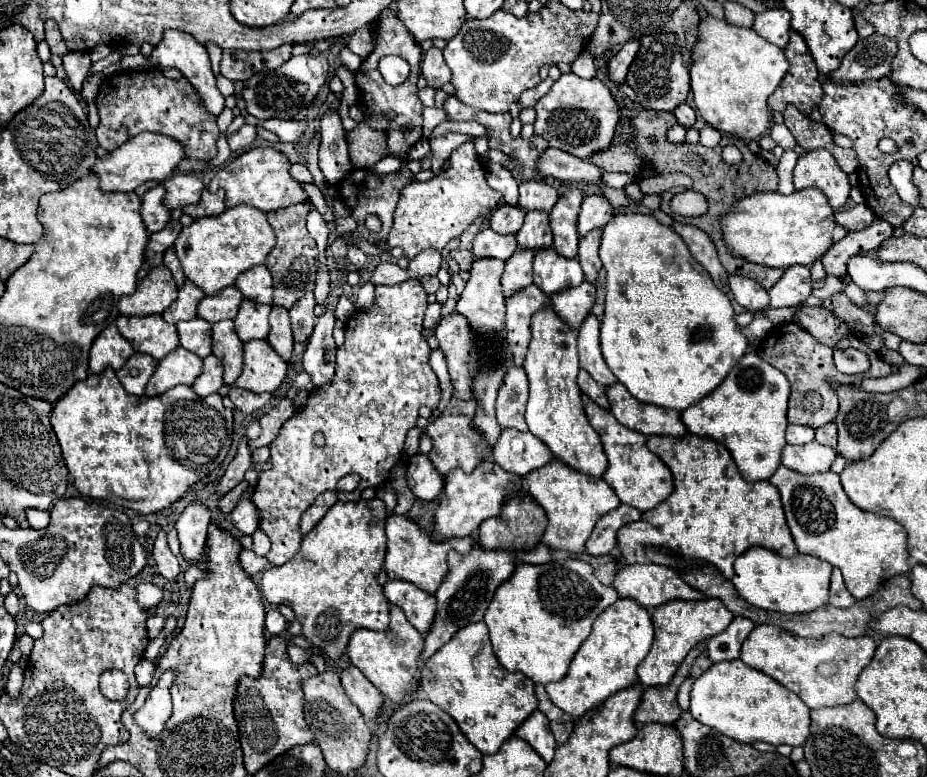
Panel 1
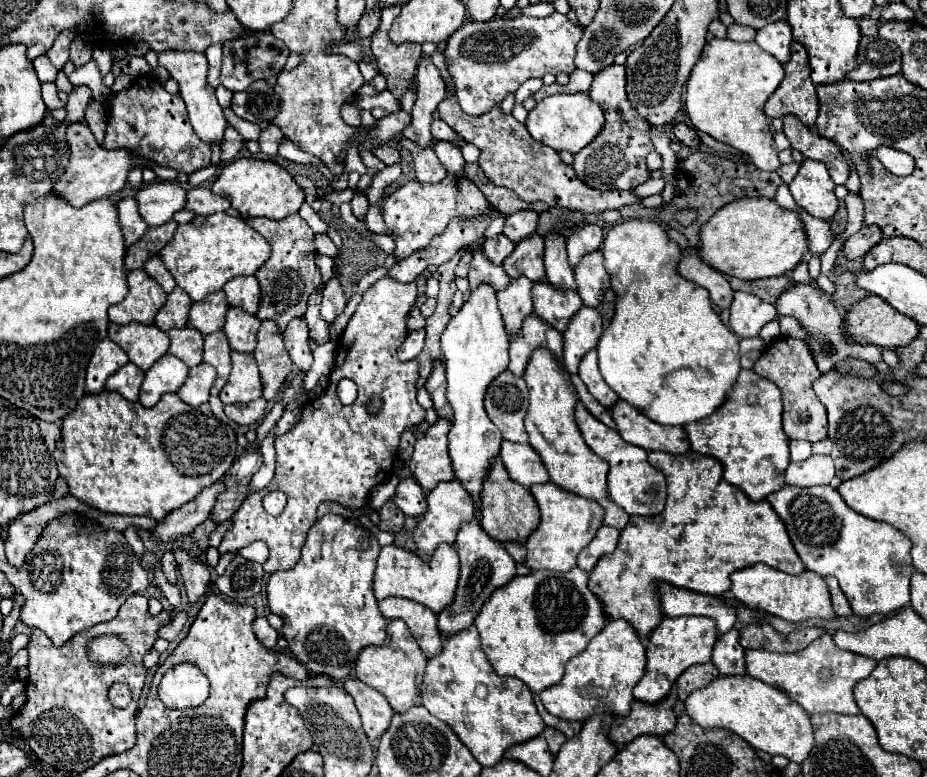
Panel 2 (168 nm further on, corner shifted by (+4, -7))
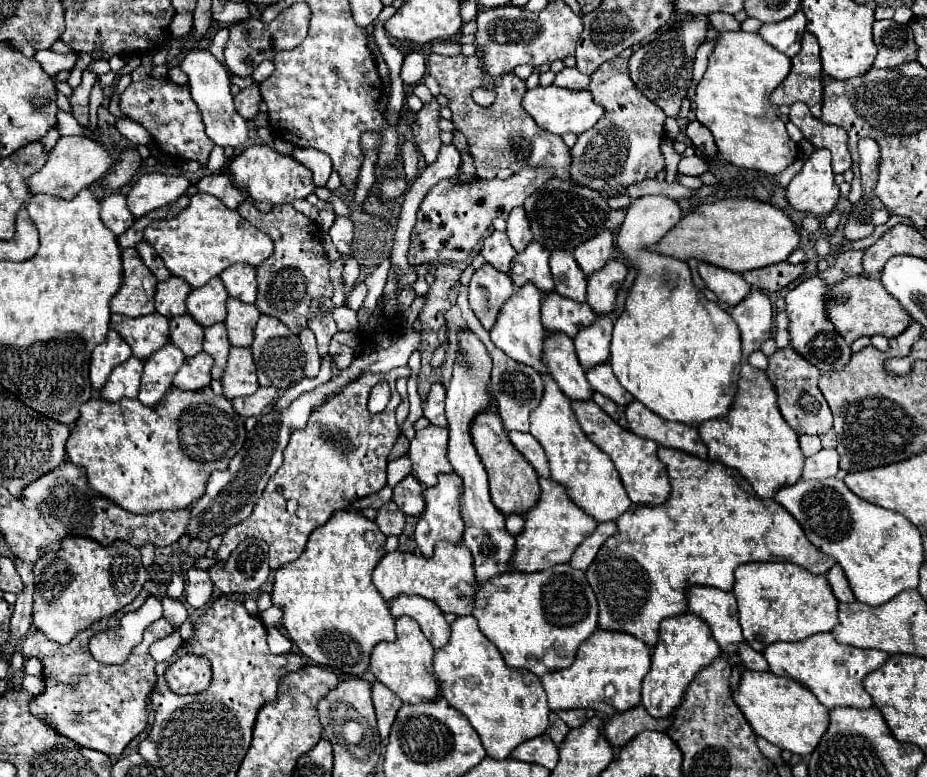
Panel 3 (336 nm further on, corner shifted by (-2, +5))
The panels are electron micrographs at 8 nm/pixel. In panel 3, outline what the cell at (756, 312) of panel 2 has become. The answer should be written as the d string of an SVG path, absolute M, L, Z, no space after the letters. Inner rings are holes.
M752 290L746 300L742 300L730 310L730 314L742 332L742 362L746 362L748 354L758 350L762 342L770 338L772 302L766 292Z

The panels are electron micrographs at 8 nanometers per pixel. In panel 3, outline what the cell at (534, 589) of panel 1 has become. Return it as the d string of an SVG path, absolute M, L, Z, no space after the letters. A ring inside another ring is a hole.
M556 564L542 572L518 572L510 570L488 582L492 590L486 604L474 608L474 618L480 624L482 634L500 650L502 658L510 668L526 668L538 678L546 672L568 668L574 658L580 642L584 642L598 628L598 602L582 570L572 568L570 564Z

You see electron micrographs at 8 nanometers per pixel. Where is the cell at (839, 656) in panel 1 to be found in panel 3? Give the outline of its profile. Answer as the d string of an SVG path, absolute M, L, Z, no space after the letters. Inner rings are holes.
M820 632L794 644L776 642L766 646L762 654L770 666L770 672L774 672L776 676L788 676L804 684L826 708L836 708L838 704L854 708L870 708L872 698L864 690L862 680L868 672L880 668L888 660L888 654L882 650L862 650L836 642L832 632Z

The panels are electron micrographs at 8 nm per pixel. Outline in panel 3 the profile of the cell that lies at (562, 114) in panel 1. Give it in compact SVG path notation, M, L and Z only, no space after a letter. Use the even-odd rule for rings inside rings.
M536 86L532 90L528 90L524 94L522 100L524 110L536 120L536 124L542 130L548 130L552 134L566 134L566 132L574 132L574 134L582 134L586 130L590 130L602 116L604 116L604 108L594 104L592 94L588 90L568 90L568 88L560 88L560 86Z

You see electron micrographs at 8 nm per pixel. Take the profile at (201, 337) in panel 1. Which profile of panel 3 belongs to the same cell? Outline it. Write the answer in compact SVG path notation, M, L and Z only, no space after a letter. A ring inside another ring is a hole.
M190 314L184 316L174 316L170 320L170 342L178 346L184 356L196 356L202 352L202 342L204 342L204 328L198 326Z

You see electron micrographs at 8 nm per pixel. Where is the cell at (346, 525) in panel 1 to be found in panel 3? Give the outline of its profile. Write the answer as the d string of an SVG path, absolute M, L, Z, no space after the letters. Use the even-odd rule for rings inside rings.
M354 510L334 512L332 518L316 528L302 556L294 562L288 562L276 570L272 602L282 608L282 628L288 632L290 640L300 648L304 656L314 660L320 666L330 666L348 676L360 676L366 672L370 664L372 648L382 640L394 640L394 618L388 610L386 600L372 584L372 570L384 556L386 536L378 530L378 526Z

